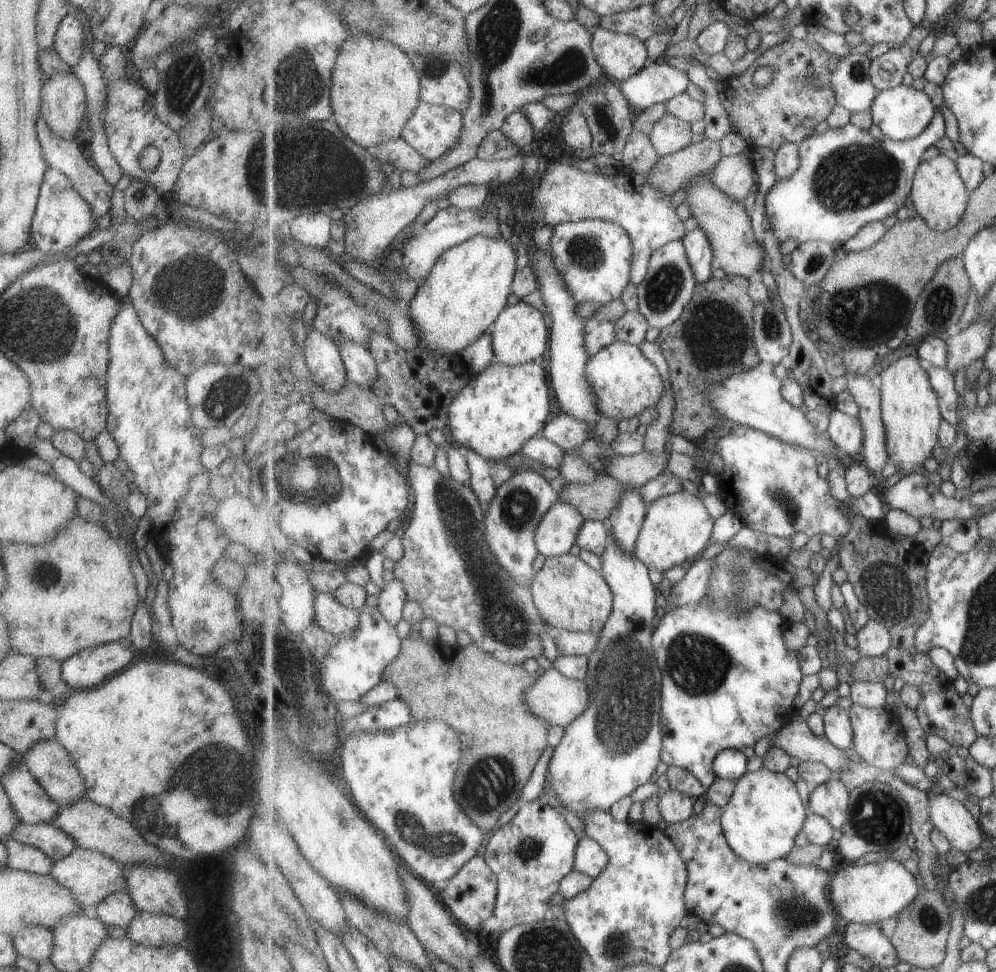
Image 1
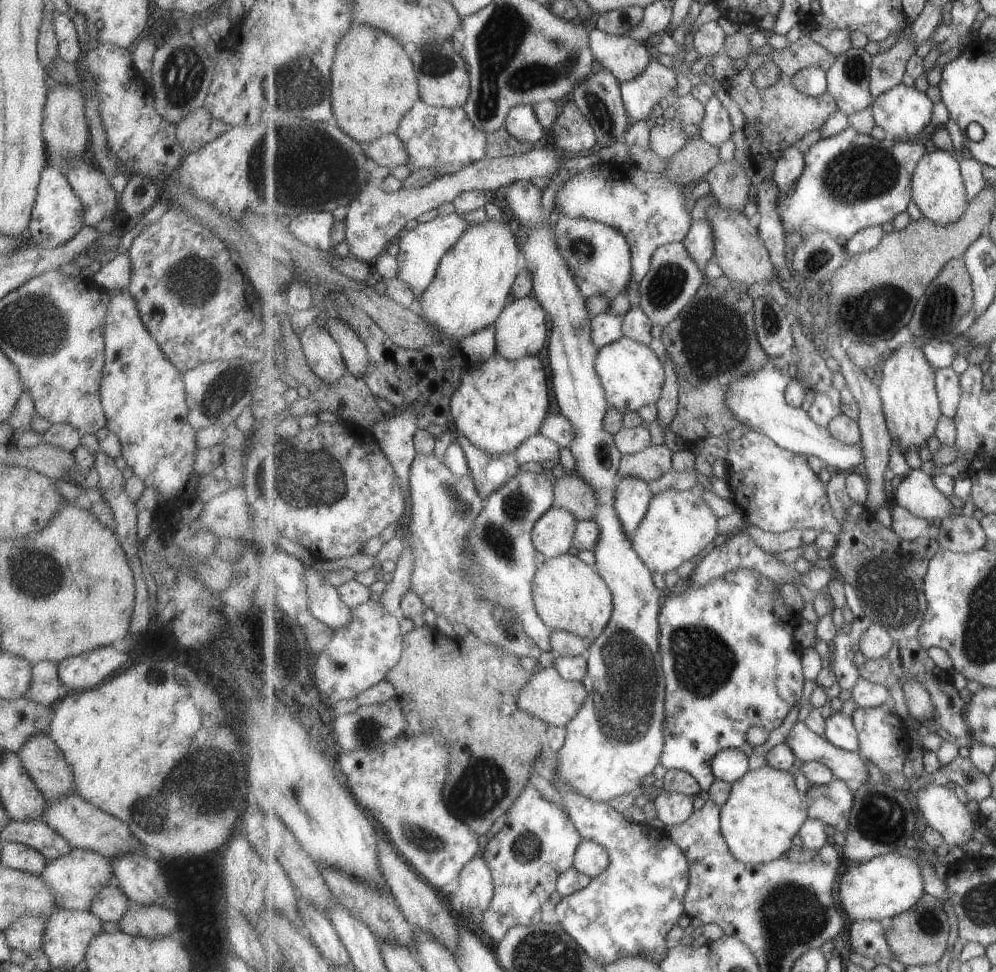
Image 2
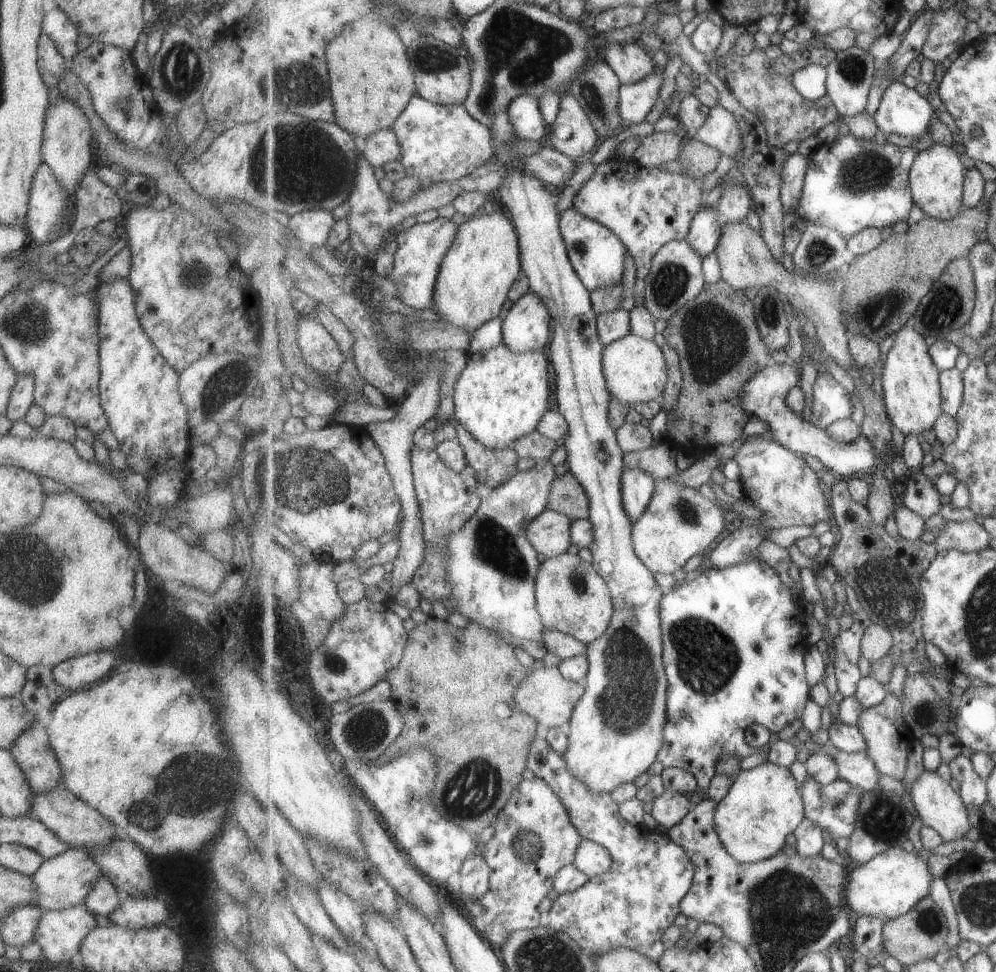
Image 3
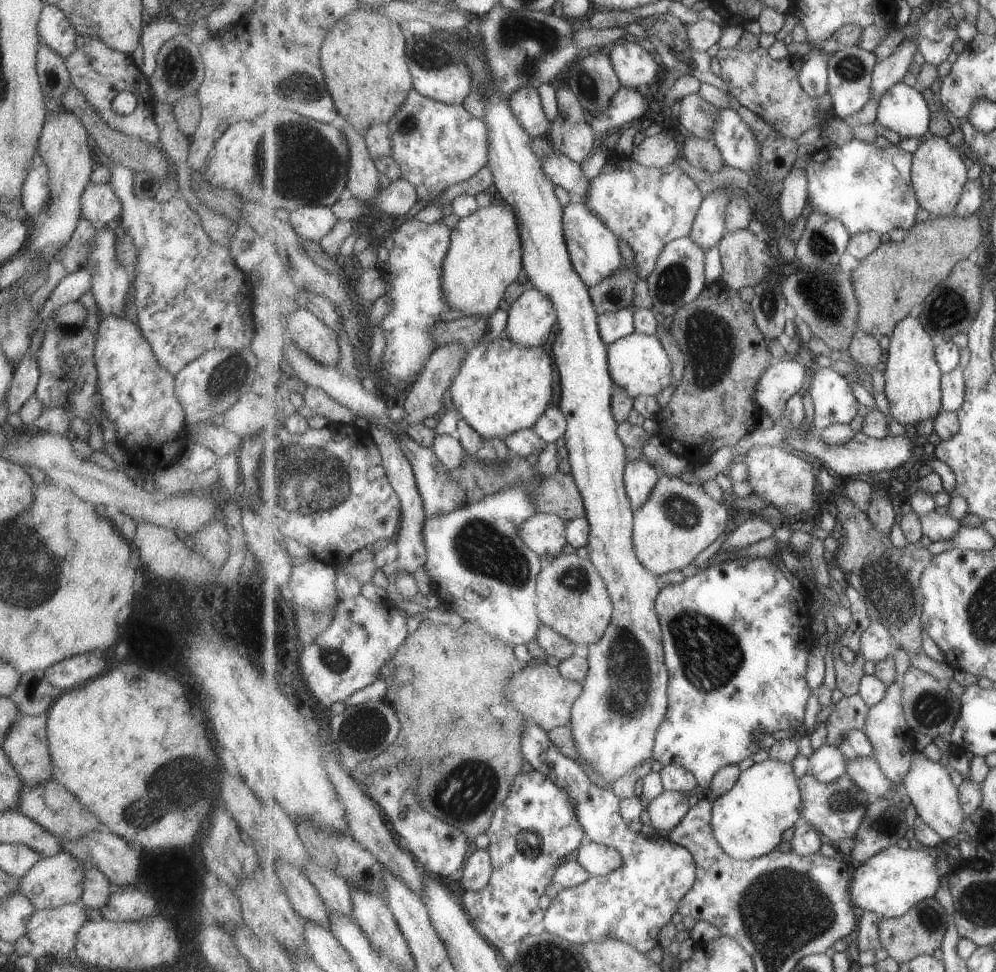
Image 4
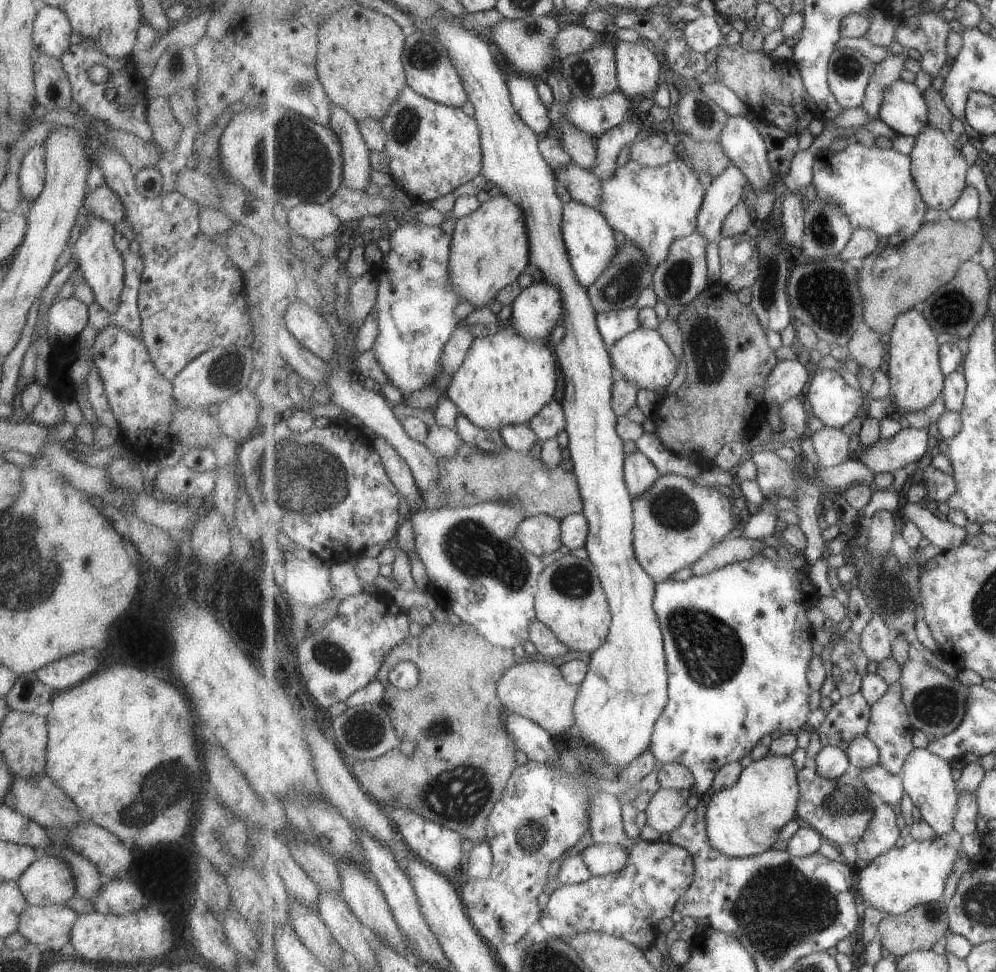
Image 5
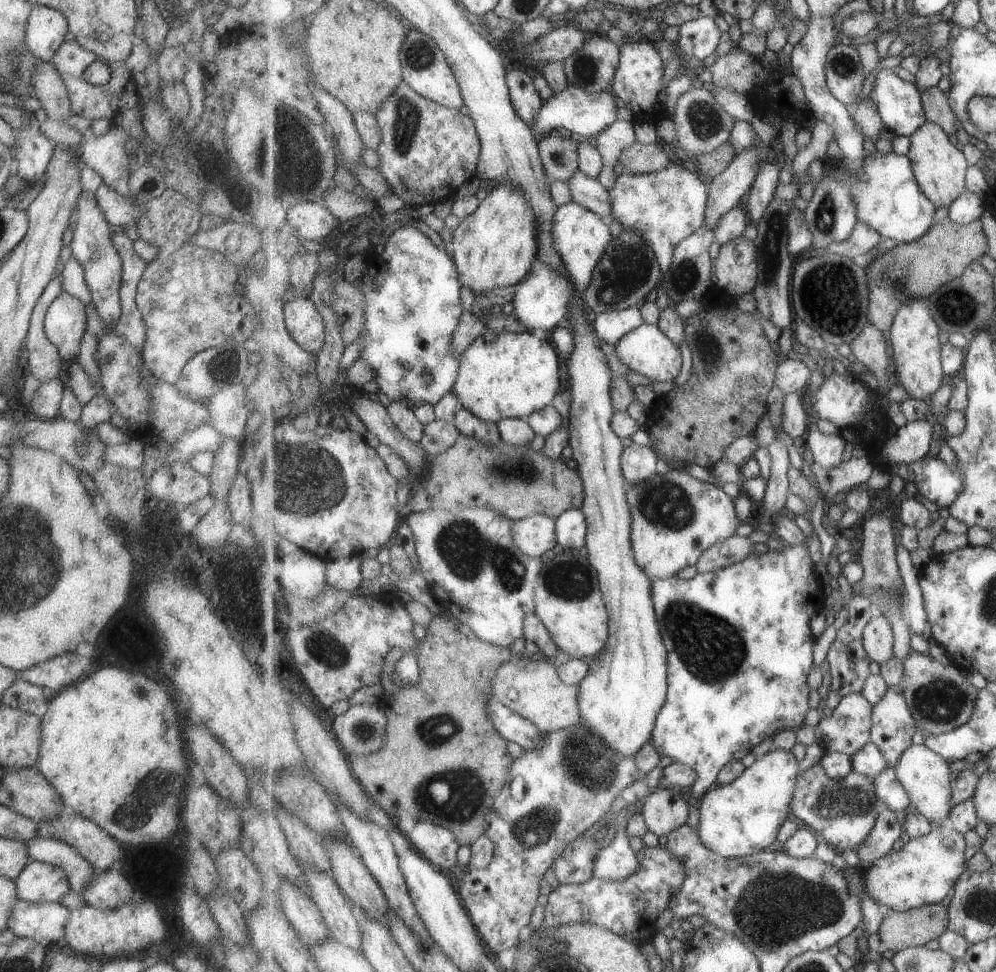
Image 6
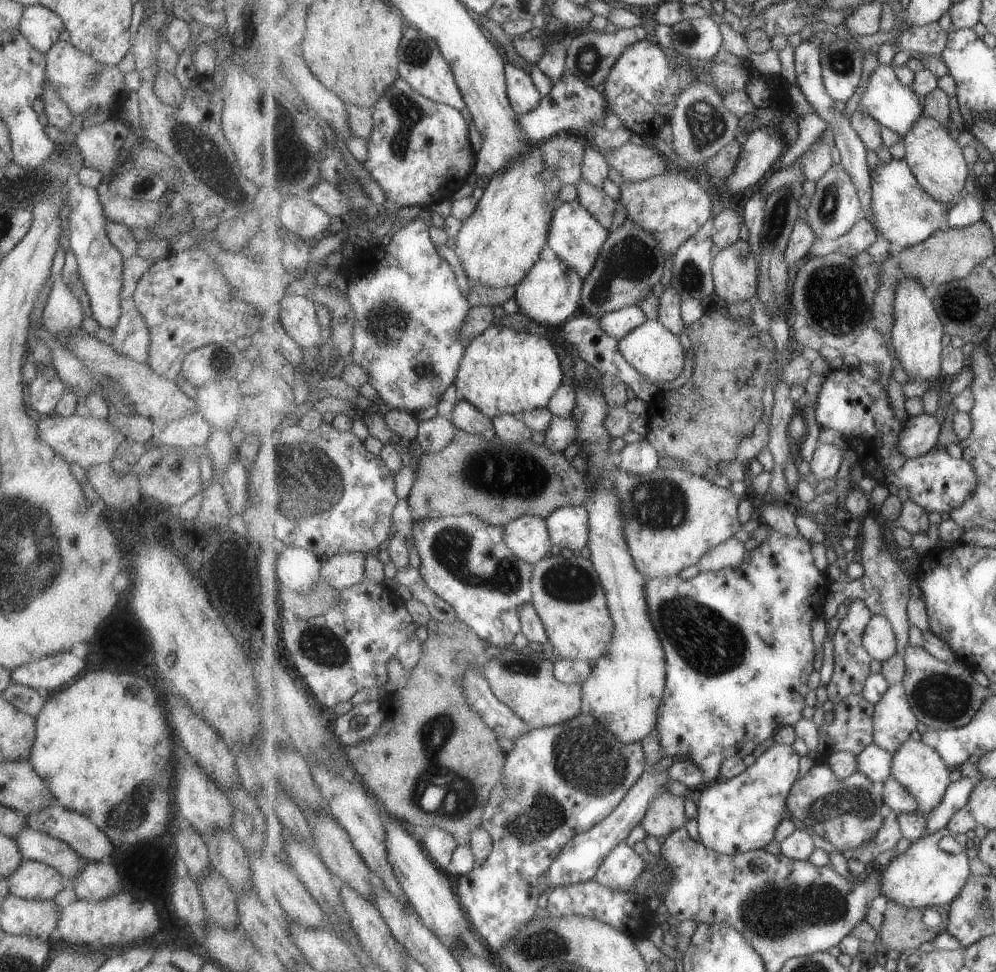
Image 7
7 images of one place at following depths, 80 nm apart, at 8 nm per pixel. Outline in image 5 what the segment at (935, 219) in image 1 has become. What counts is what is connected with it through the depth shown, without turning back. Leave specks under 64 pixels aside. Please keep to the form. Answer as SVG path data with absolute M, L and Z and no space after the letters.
M927 126L917 137L915 149L911 152L912 172L917 187L931 209L940 210L945 215L957 205L967 186L969 164L956 144L951 144L943 130Z

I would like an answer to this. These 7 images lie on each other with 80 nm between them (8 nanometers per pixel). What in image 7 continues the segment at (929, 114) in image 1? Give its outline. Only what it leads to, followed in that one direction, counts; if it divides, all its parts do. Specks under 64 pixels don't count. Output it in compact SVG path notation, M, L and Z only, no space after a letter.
M880 64L867 80L867 86L863 90L858 109L869 116L873 116L881 126L897 132L902 138L909 130L924 116L924 109L921 108L919 100L916 100L916 94L912 86L905 86L899 78L893 66Z

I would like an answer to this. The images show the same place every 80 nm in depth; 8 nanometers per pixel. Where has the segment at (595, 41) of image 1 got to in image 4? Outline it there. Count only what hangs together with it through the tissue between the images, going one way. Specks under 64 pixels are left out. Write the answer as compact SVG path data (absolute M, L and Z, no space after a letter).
M619 44L610 56L623 87L645 90L658 81L661 68L658 57L643 50L639 44Z

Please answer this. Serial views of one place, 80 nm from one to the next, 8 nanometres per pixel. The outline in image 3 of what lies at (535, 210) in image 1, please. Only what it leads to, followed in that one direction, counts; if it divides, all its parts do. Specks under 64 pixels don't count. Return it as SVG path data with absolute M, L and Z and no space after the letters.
M613 158L597 167L595 176L585 182L585 186L575 196L574 206L585 216L593 218L613 230L633 256L636 263L637 278L645 279L650 275L655 254L665 244L672 241L684 240L688 237L692 222L702 208L705 193L701 192L700 185L694 177L674 174L660 167L642 167L636 161Z

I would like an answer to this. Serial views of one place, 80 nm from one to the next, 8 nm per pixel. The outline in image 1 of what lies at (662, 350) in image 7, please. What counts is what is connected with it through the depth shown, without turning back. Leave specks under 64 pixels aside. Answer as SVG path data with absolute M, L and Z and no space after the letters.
M615 341L610 344L595 356L592 356L591 361L588 362L587 372L588 379L599 398L601 416L605 415L618 421L623 420L623 418L633 418L633 416L640 418L648 408L656 407L664 397L665 384L663 384L663 378L661 378L657 366L643 356L643 352L639 350L637 345L631 343Z

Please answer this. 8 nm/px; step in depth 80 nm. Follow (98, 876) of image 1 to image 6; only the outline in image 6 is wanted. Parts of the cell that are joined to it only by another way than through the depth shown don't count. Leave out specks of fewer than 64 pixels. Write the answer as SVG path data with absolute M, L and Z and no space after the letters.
M33 860L25 865L13 882L18 898L31 904L58 903L70 889L65 873L58 866Z

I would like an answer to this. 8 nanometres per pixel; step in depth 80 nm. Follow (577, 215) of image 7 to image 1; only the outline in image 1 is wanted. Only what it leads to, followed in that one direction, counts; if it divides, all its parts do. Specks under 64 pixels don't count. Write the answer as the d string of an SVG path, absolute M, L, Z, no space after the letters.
M583 219L577 222L559 223L552 231L550 246L552 248L551 254L556 259L556 266L562 272L564 279L568 284L568 289L572 291L577 302L592 302L596 305L607 304L611 300L617 300L623 296L623 290L632 282L632 260L634 255L634 246L631 235L628 230L625 230L623 225L618 225L615 221L608 221L603 219Z

